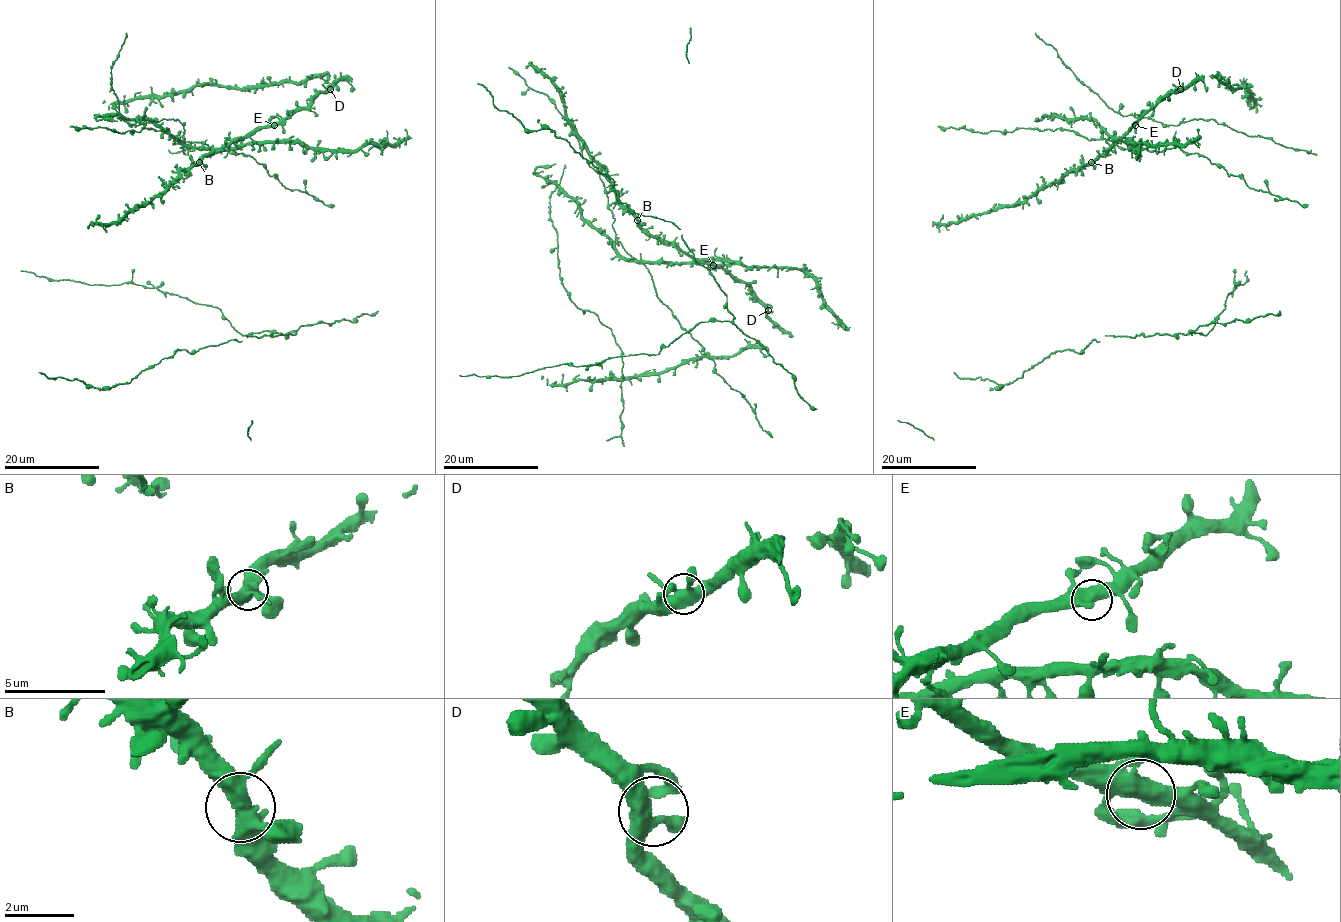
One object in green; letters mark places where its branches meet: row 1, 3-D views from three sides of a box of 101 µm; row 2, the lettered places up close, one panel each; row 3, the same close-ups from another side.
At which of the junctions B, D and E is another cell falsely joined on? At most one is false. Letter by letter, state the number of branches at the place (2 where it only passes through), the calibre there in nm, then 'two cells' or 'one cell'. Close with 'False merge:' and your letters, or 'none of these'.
B: branches 4; calibre 440 nm; one cell
D: branches 4; calibre 440 nm; one cell
E: branches 4; calibre 440 nm; one cell
False merge: none of these

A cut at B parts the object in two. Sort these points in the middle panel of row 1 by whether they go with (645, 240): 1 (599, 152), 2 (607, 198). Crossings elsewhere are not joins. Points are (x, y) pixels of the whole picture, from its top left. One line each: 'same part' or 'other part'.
1: other part
2: same part

